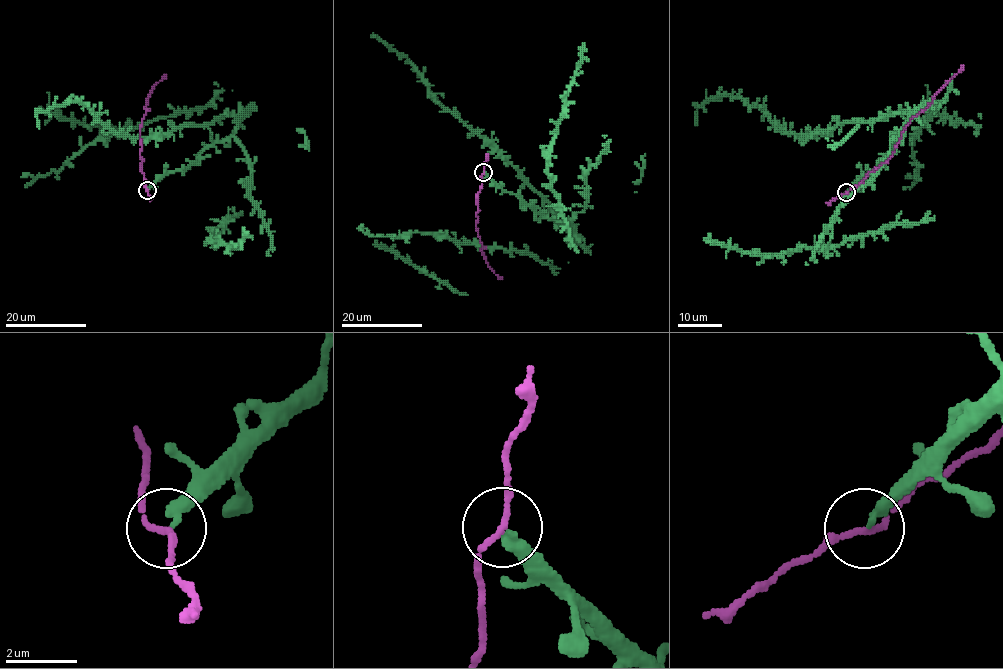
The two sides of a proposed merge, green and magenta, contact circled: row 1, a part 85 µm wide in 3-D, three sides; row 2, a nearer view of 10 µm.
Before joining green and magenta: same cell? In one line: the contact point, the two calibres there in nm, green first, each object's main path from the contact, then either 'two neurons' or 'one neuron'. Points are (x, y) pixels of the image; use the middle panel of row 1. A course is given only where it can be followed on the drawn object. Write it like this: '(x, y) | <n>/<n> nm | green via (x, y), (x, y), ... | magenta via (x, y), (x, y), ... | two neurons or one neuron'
(483, 172) | 280/150 nm | green via (484, 172), (543, 216), (567, 222), (570, 232), (511, 163), (431, 95), (428, 83), (406, 58), (374, 35) | magenta via (483, 172), (477, 193), (475, 227), (485, 261), (501, 279) | two neurons

